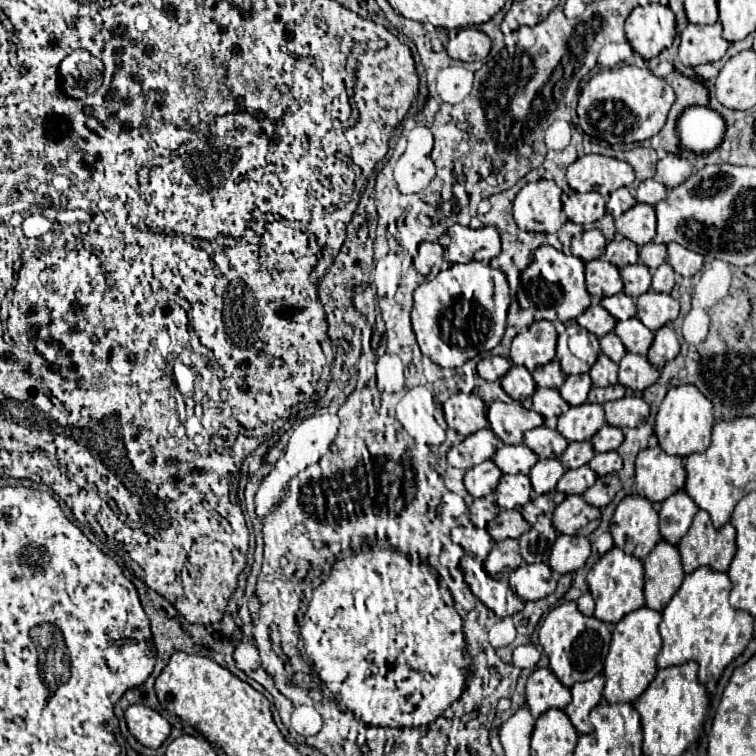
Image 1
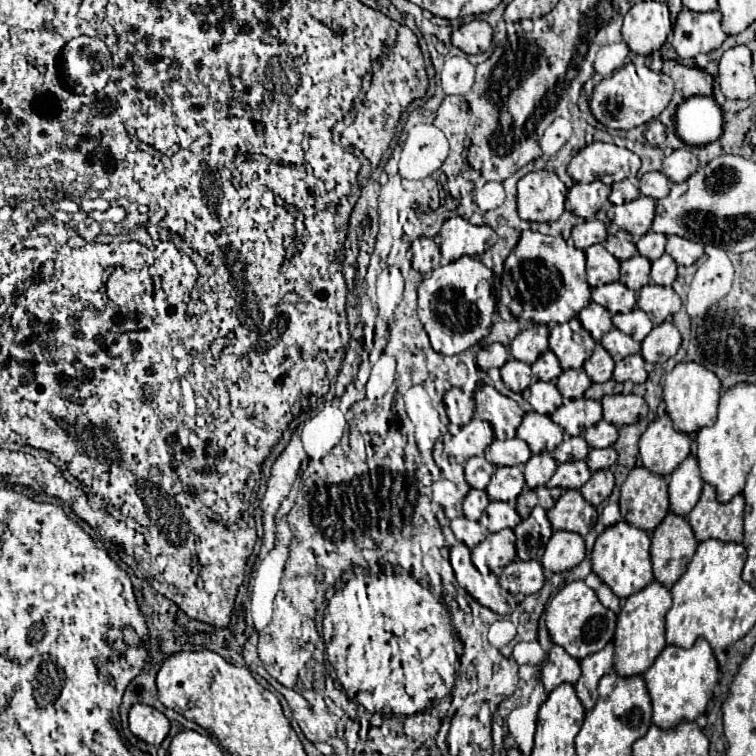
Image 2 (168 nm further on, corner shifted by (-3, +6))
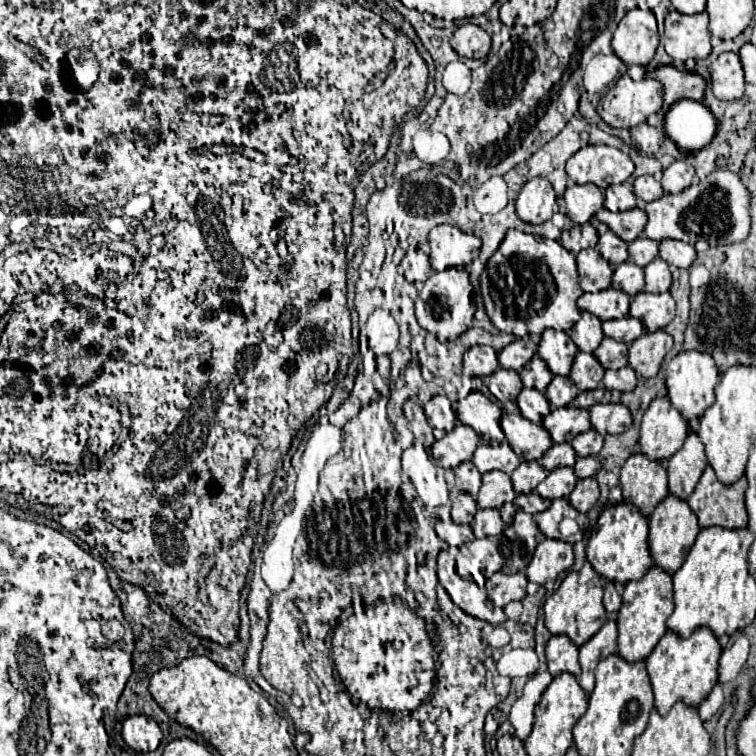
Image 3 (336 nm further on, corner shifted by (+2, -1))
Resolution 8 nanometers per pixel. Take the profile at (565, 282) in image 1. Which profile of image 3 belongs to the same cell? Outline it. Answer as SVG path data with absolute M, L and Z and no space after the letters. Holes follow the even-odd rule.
M509 229L505 239L501 241L499 249L489 257L485 271L481 275L481 299L485 305L485 311L491 319L491 323L505 333L521 335L523 329L527 333L537 333L541 335L545 329L559 329L559 331L569 331L579 317L579 309L575 301L583 295L579 281L577 281L577 265L575 265L575 255L569 253L563 245L551 239L527 235L523 231Z

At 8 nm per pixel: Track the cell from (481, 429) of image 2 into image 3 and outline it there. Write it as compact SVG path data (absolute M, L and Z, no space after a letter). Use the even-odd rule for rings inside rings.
M457 423L445 437L437 439L431 445L431 457L435 459L437 467L455 469L459 463L473 457L477 445L479 445L477 433L471 427Z

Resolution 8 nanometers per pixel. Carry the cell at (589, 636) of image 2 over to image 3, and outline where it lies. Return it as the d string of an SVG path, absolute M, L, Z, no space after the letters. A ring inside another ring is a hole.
M571 571L563 579L559 589L551 597L547 597L547 601L545 601L545 625L547 625L547 629L553 635L557 635L557 633L569 635L575 645L583 645L585 641L589 641L601 629L605 619L607 619L607 611L603 607L603 581L599 575L593 577L589 583L581 585L579 573Z

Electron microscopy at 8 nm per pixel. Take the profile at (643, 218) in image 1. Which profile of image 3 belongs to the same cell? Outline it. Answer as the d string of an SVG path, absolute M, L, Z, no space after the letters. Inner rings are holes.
M637 207L629 211L617 211L617 213L611 213L609 209L601 209L597 213L597 219L605 223L623 241L637 239L643 233L645 223L647 223L647 215Z

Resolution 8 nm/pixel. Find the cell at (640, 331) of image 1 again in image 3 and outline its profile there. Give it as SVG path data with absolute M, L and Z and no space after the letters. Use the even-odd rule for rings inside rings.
M635 317L613 319L613 321L603 323L603 333L605 333L605 337L611 337L625 345L631 345L637 337L643 335L643 325Z

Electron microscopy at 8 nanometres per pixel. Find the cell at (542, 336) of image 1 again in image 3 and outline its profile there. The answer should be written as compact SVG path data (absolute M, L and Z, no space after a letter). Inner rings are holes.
M515 339L505 349L499 351L499 365L503 369L521 369L537 351L537 345L529 339Z

